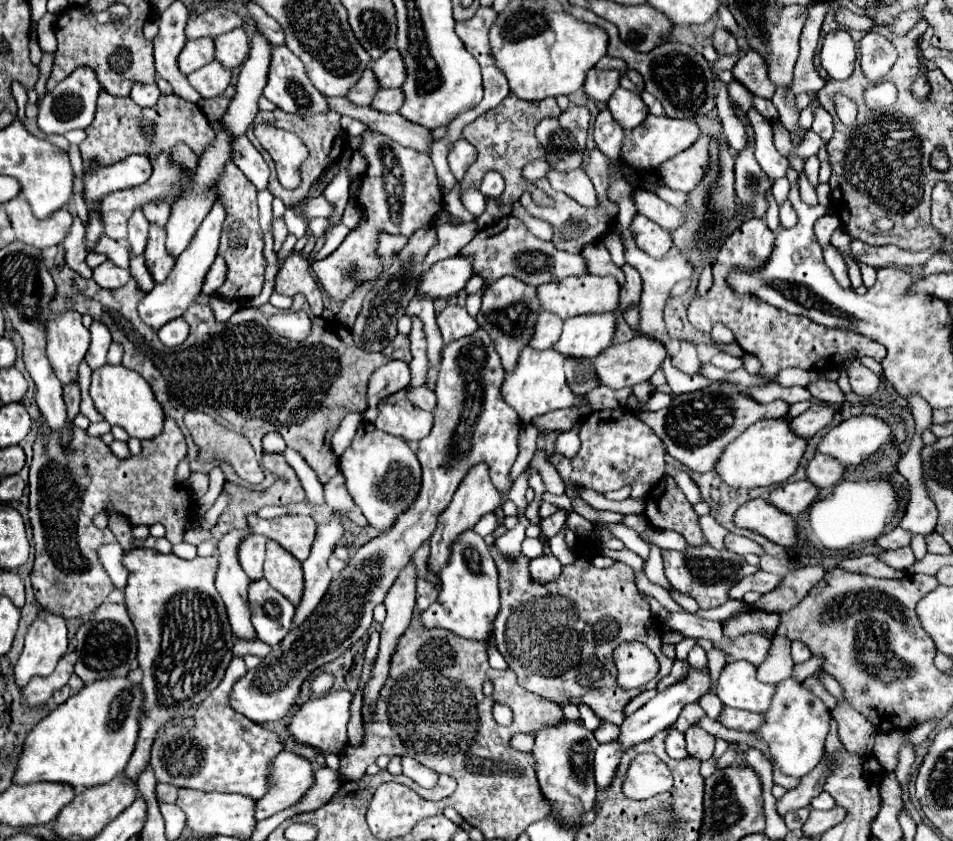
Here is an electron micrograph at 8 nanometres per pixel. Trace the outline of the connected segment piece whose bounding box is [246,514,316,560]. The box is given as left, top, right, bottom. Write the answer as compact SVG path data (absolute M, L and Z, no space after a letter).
M250 514L246 519L250 531L278 542L284 550L292 552L296 558L304 560L310 554L310 546L316 534L316 522L310 516L296 514L296 516L263 519Z

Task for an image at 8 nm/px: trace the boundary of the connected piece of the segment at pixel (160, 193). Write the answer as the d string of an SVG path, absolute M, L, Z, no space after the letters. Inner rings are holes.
M106 90L98 94L98 106L96 106L96 118L86 128L86 140L80 144L80 152L84 158L84 166L88 168L90 162L98 164L116 164L132 154L144 154L152 162L152 176L134 188L126 188L120 192L108 194L102 204L100 212L106 226L106 236L112 240L124 240L126 238L126 222L136 206L144 206L148 200L162 200L162 198L174 198L180 194L180 186L188 184L188 178L184 178L180 166L172 164L168 160L168 150L178 140L186 142L198 156L202 154L204 146L210 144L214 130L210 128L210 122L206 116L198 110L196 104L182 100L180 96L160 96L156 106L152 108L140 108L132 98L114 96Z

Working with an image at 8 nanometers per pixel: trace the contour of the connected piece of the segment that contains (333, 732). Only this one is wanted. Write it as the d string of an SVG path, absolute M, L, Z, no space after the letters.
M336 690L336 692L330 692L322 698L308 700L292 716L292 722L290 722L292 736L302 744L310 744L314 748L320 748L322 752L340 756L344 752L344 748L348 746L346 726L350 722L350 704L352 704L352 700L354 700L354 692L350 692L350 690Z

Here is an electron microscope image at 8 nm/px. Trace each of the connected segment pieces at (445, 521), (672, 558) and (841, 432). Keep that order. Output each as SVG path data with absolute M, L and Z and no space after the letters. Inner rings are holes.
M478 464L476 468L472 468L472 472L466 476L466 480L460 484L460 488L454 492L452 502L448 504L448 508L440 514L438 518L438 528L430 538L430 556L428 556L428 568L430 572L438 574L450 560L452 554L452 544L458 540L458 536L470 528L474 528L474 524L488 514L490 510L498 510L504 504L504 498L496 492L496 488L492 488L492 482L488 480L488 468L484 468L484 464Z
M706 544L704 548L688 546L688 552L682 552L682 554L676 550L664 550L662 557L668 582L676 590L692 596L700 604L700 608L704 608L704 610L722 606L728 600L728 588L732 584L736 584L736 580L760 570L758 566L748 564L744 560L744 556L730 552L730 550L716 550L710 544Z
M852 416L834 426L818 446L818 452L834 456L846 466L862 464L890 440L890 424L876 416Z

